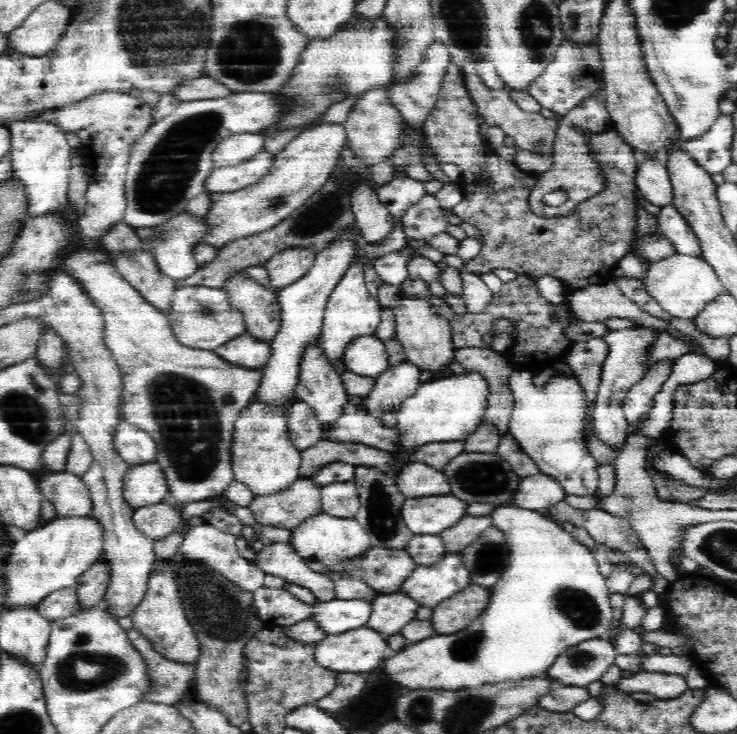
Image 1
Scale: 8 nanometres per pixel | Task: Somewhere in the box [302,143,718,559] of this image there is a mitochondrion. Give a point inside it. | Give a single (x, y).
(380, 509)

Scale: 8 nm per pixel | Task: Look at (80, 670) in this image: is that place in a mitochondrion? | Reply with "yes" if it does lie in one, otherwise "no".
yes

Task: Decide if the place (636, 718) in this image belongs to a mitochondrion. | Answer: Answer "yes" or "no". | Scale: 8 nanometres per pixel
no

